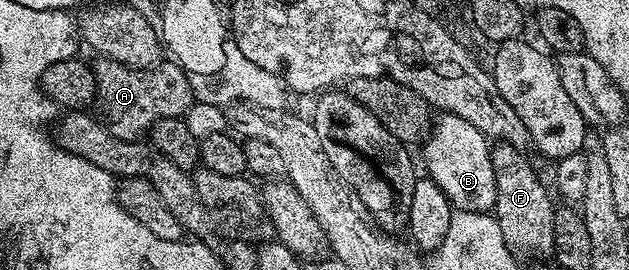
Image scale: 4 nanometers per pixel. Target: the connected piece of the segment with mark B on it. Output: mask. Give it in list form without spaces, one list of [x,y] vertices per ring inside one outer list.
[[[443,112],[439,117],[441,117],[439,121],[437,118],[433,122],[424,141],[424,146],[426,145],[425,176],[439,185],[455,210],[490,213],[496,203],[496,175],[492,171],[492,159],[490,158],[491,142],[483,133],[476,131],[476,127],[468,123],[468,119],[460,119],[460,115]]]

